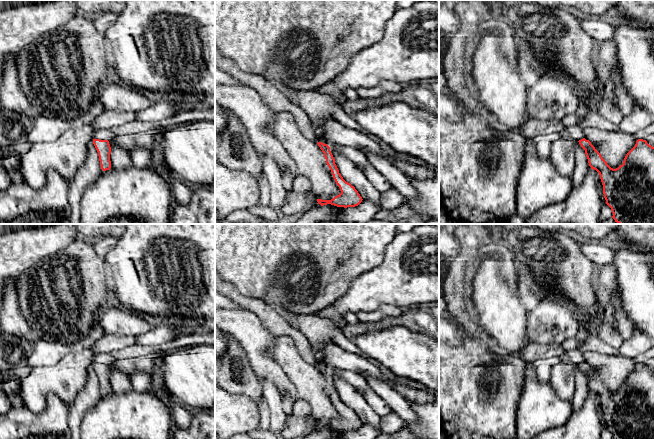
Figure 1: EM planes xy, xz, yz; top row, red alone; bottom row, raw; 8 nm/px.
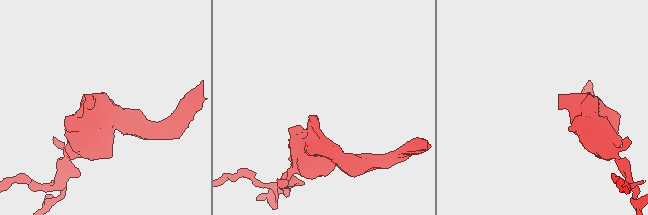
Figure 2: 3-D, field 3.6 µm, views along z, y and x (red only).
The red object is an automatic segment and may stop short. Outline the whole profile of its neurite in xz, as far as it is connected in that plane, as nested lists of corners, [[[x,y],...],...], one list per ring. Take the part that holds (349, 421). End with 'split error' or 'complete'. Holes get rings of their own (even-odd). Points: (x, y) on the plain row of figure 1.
[[[306,344],[305,350],[309,360],[316,363],[318,370],[324,377],[326,387],[330,392],[333,402],[341,415],[339,419],[335,420],[331,424],[317,423],[318,428],[320,428],[321,430],[331,428],[337,431],[344,432],[358,430],[363,423],[358,417],[358,415],[355,413],[355,411],[352,410],[350,407],[346,406],[339,397],[339,394],[335,388],[335,383],[330,375],[332,365],[319,356],[312,356],[310,354],[310,347],[308,344]]]; split error

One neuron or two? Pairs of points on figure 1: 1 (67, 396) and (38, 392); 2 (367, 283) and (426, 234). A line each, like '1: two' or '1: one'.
1: one
2: one

